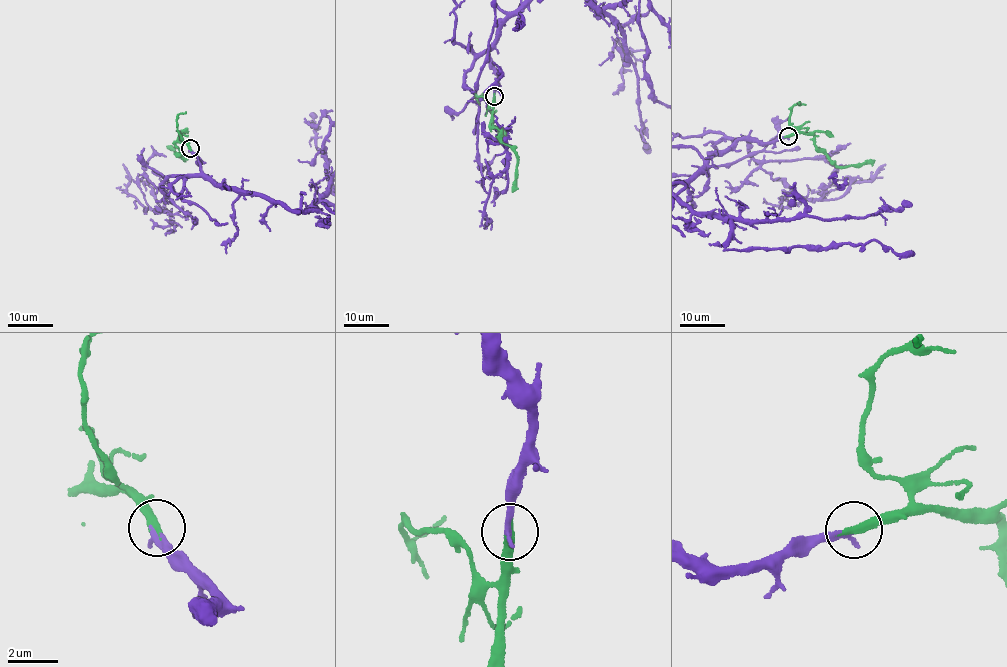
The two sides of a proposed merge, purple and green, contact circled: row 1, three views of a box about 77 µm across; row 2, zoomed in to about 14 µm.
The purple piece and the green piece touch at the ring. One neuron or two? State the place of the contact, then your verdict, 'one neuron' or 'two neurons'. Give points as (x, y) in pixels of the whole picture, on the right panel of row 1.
(788, 136) | one neuron

